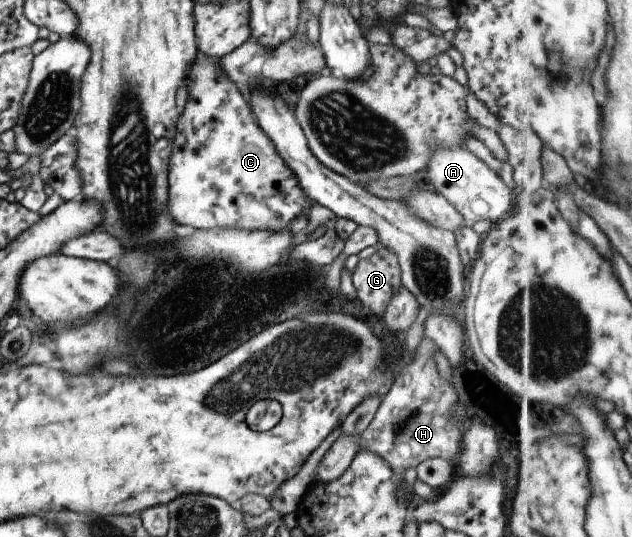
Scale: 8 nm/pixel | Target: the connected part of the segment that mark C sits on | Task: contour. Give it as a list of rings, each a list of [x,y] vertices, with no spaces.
[[[195,59],[184,86],[188,100],[176,125],[167,174],[167,211],[177,228],[279,230],[301,211],[307,215],[315,203],[305,197],[217,63],[200,65]]]

